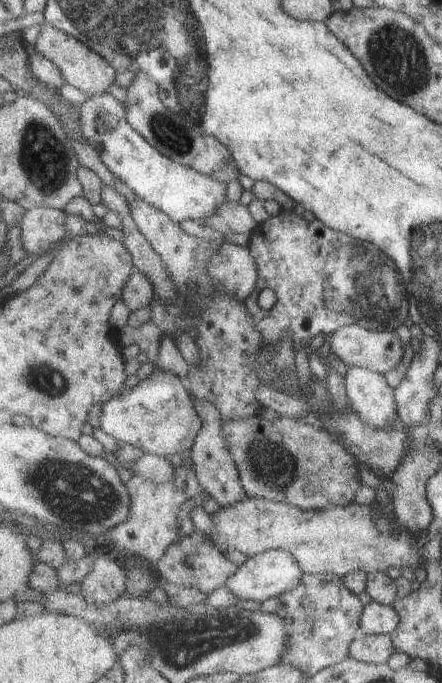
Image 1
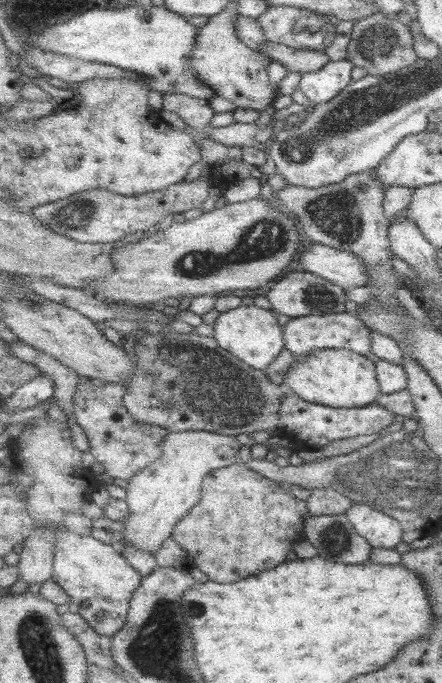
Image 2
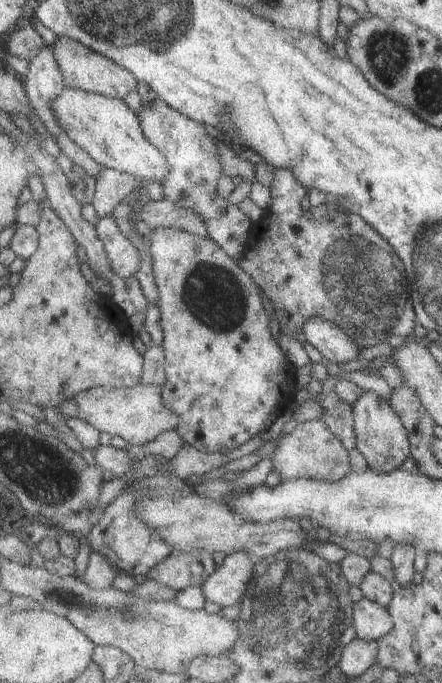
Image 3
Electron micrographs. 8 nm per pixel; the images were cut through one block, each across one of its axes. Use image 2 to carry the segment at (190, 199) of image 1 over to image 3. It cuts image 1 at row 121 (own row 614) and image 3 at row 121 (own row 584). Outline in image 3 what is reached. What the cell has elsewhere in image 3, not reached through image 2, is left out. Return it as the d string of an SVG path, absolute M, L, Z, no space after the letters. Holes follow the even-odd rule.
M70 88L54 103L68 136L105 167L136 178L164 183L171 175L166 155L146 136L141 118L124 99Z

